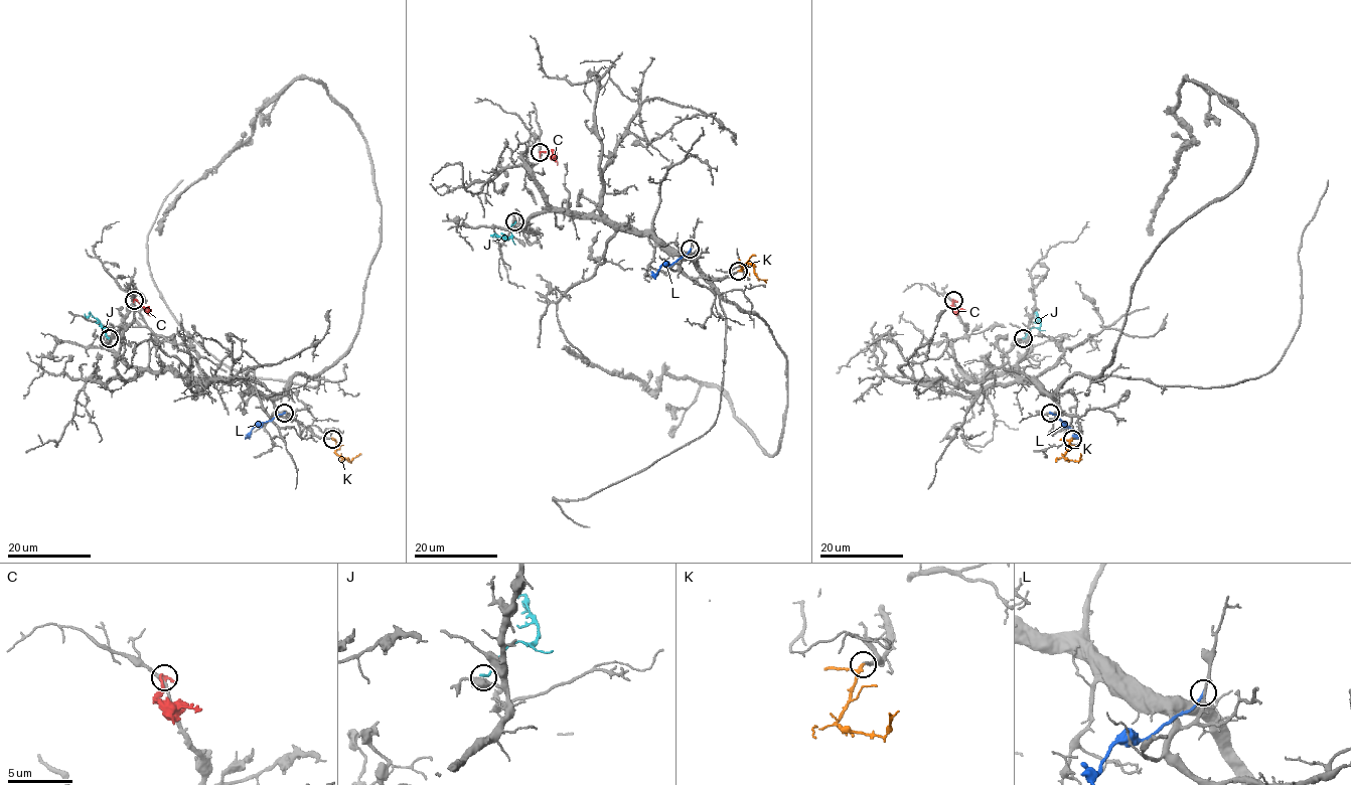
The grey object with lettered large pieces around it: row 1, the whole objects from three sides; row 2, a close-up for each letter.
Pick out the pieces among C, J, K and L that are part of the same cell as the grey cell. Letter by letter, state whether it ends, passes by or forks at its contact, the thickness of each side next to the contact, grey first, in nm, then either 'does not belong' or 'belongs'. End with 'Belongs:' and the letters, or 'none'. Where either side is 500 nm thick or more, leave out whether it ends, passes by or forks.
C: it ends; calibres 280 and 240 nm; does not belong
J: calibres 550 and 220 nm; does not belong
K: it ends; calibres 200 and 240 nm; belongs
L: it ends; calibres 180 and 220 nm; does not belong
Belongs: K

